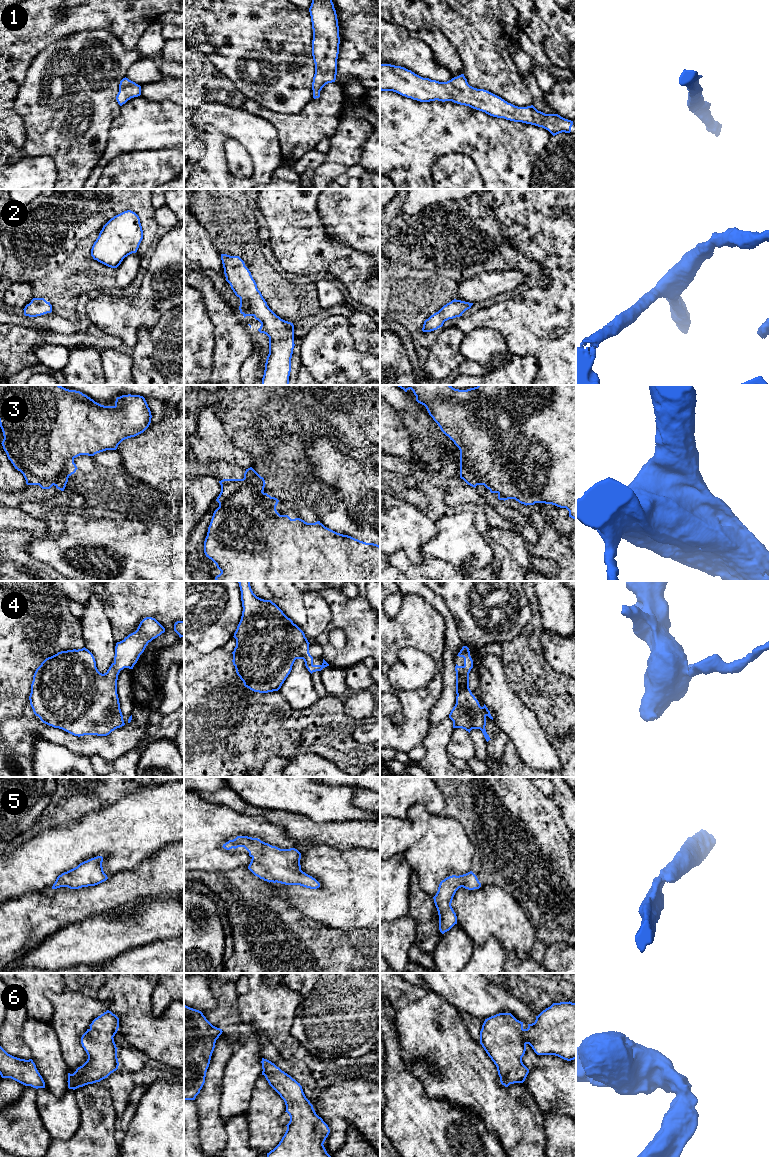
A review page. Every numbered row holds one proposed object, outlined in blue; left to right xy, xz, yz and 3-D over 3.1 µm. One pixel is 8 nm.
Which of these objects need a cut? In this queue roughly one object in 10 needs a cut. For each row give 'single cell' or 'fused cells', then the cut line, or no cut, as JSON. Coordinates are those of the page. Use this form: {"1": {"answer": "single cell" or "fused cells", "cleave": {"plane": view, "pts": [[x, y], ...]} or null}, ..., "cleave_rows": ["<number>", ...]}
{"1": {"answer": "single cell", "cleave": null}, "2": {"answer": "single cell", "cleave": null}, "3": {"answer": "fused cells", "cleave": {"plane": "xy", "pts": [[4, 438], [16, 460], [46, 480], [73, 459]]}}, "4": {"answer": "single cell", "cleave": null}, "5": {"answer": "single cell", "cleave": null}, "6": {"answer": "single cell", "cleave": null}, "cleave_rows": ["3"]}

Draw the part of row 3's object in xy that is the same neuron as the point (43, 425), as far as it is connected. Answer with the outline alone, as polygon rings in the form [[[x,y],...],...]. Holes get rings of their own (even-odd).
[[[0,385],[0,427],[8,448],[24,469],[46,481],[56,479],[68,459],[116,450],[123,440],[143,433],[151,418],[140,395],[122,395],[114,406],[104,406],[60,385]]]

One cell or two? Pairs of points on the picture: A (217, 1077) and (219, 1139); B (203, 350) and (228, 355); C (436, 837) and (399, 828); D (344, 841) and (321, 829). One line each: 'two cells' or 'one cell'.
A: one cell
B: two cells
C: two cells
D: one cell

